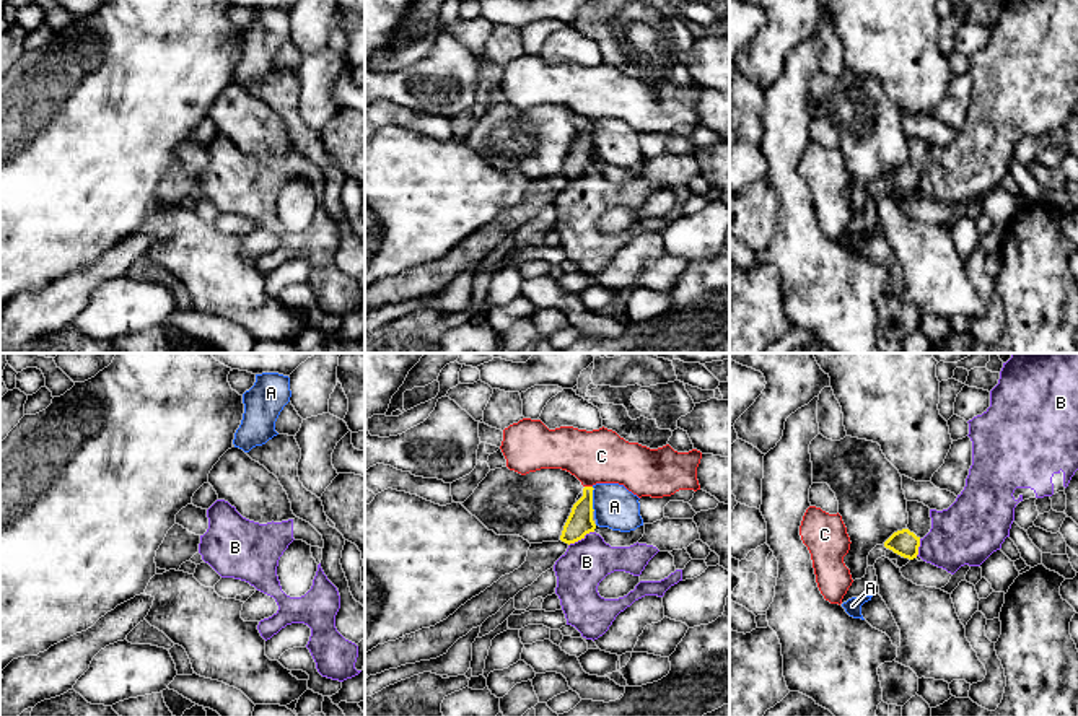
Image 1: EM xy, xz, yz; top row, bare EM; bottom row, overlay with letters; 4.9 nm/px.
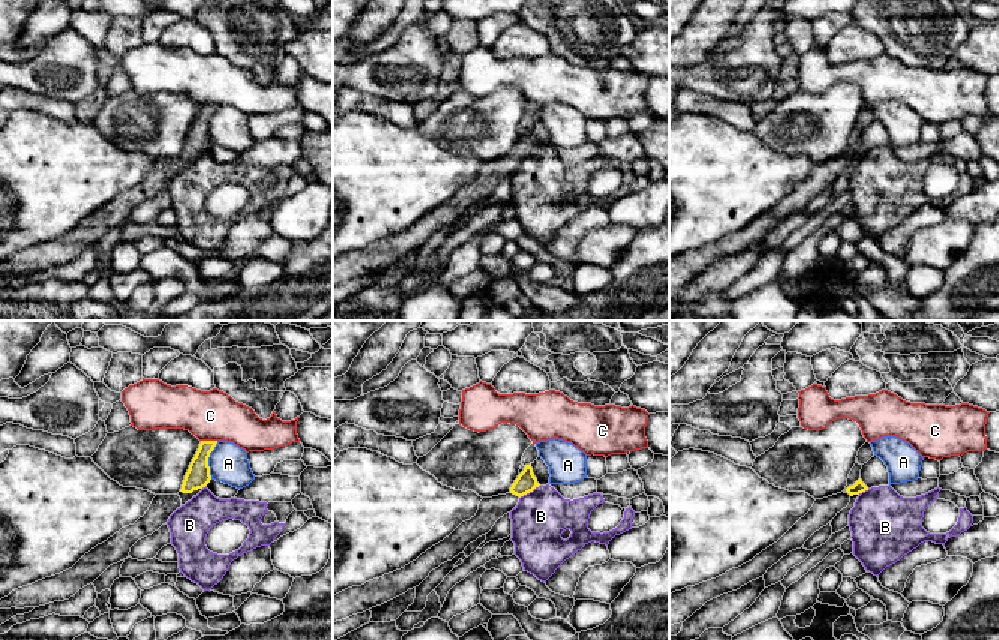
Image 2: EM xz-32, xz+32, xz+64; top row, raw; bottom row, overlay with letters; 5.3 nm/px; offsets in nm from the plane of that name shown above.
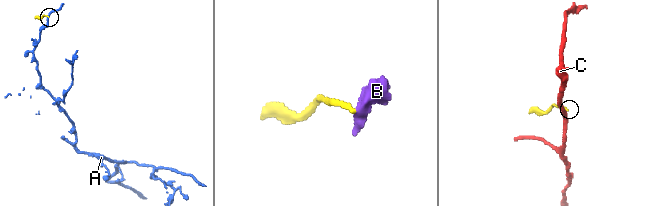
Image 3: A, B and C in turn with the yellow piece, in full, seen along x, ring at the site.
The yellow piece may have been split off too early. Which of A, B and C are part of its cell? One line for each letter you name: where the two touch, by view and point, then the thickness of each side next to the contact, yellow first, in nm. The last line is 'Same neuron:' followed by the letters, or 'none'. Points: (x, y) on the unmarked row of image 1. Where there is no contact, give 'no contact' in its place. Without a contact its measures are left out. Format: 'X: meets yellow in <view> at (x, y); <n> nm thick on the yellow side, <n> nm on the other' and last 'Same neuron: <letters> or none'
Same neuron: none

